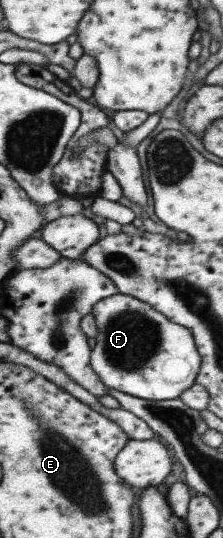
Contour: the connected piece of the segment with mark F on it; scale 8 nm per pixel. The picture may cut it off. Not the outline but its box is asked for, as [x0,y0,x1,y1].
[90,292,201,401]

